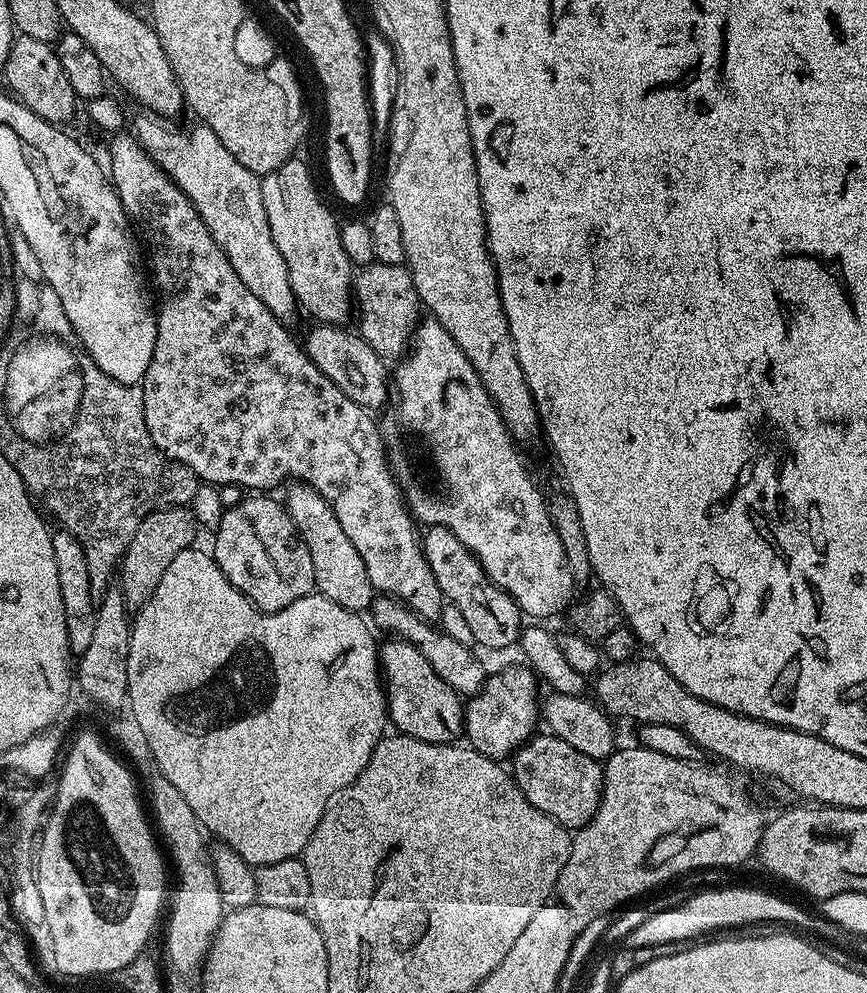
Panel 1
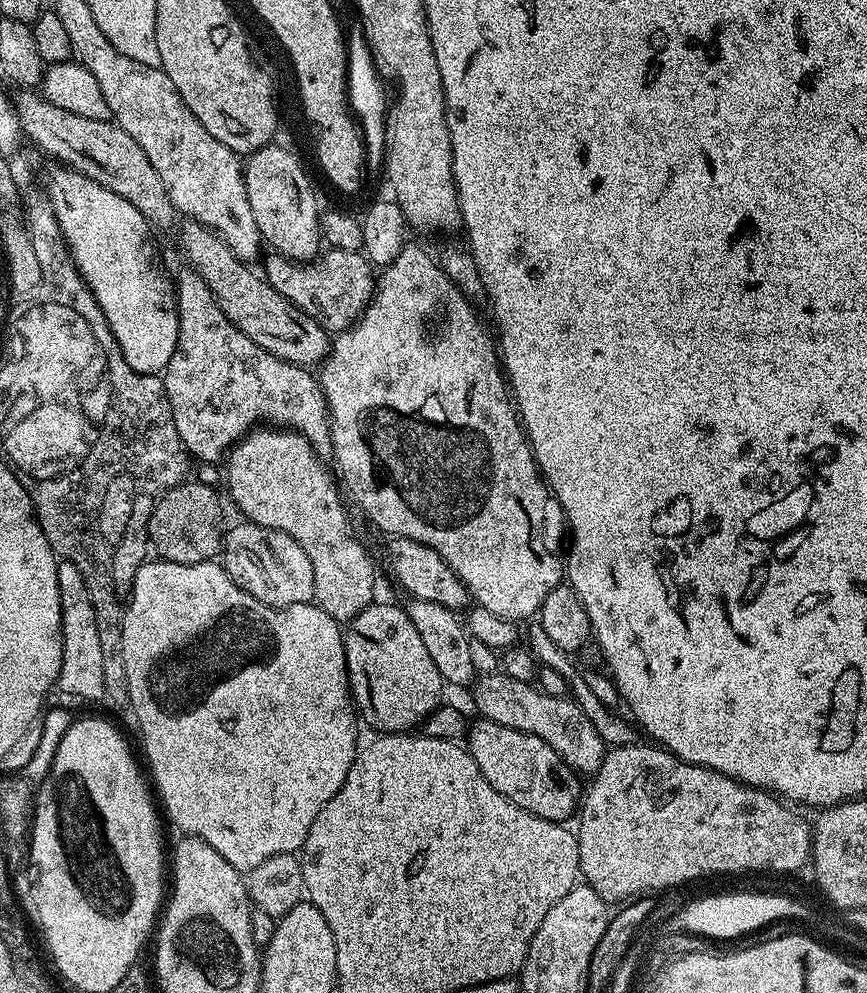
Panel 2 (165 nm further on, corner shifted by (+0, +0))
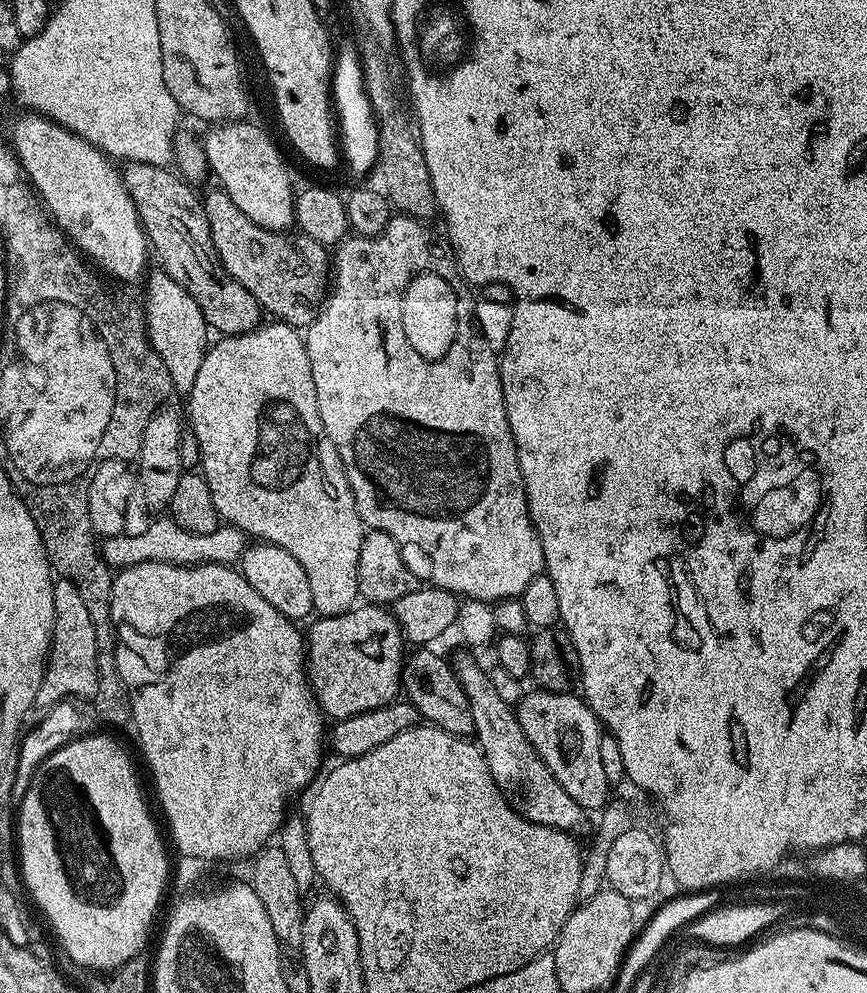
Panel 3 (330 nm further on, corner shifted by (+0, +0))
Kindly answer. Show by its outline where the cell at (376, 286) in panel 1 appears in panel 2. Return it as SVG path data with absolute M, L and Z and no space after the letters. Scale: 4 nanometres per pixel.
M328 248L316 259L307 262L287 260L279 254L263 257L262 275L282 298L294 302L314 322L318 322L329 333L339 334L359 321L364 308L372 300L374 291L374 268L365 258L363 251L351 252Z

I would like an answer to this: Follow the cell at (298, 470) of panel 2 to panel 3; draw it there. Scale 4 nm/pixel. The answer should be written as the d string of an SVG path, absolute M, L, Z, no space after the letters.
M264 322L259 328L237 336L225 336L217 341L217 344L215 341L204 353L202 366L194 378L192 391L186 396L188 400L186 420L190 425L191 435L192 432L196 435L196 444L200 447L199 471L203 475L206 486L210 486L210 498L214 498L214 510L218 510L220 519L225 525L242 529L245 537L278 546L286 550L286 554L294 554L294 558L298 558L298 562L302 565L302 570L306 570L306 578L310 578L310 598L313 609L320 616L341 616L358 604L360 596L358 554L362 554L366 525L356 509L354 494L344 473L344 463L340 461L338 450L334 450L334 442L330 442L326 434L326 426L322 426L322 418L318 414L318 394L314 394L314 374L310 374L310 358L304 348L304 336L290 324Z

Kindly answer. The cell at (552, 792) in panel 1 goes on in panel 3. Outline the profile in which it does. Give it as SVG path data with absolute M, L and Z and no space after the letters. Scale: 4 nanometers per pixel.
M420 646L416 653L404 661L402 692L412 705L420 711L421 717L433 727L446 730L452 736L471 737L474 733L473 715L470 714L469 699L457 680L451 663L440 655L431 652L432 648Z

